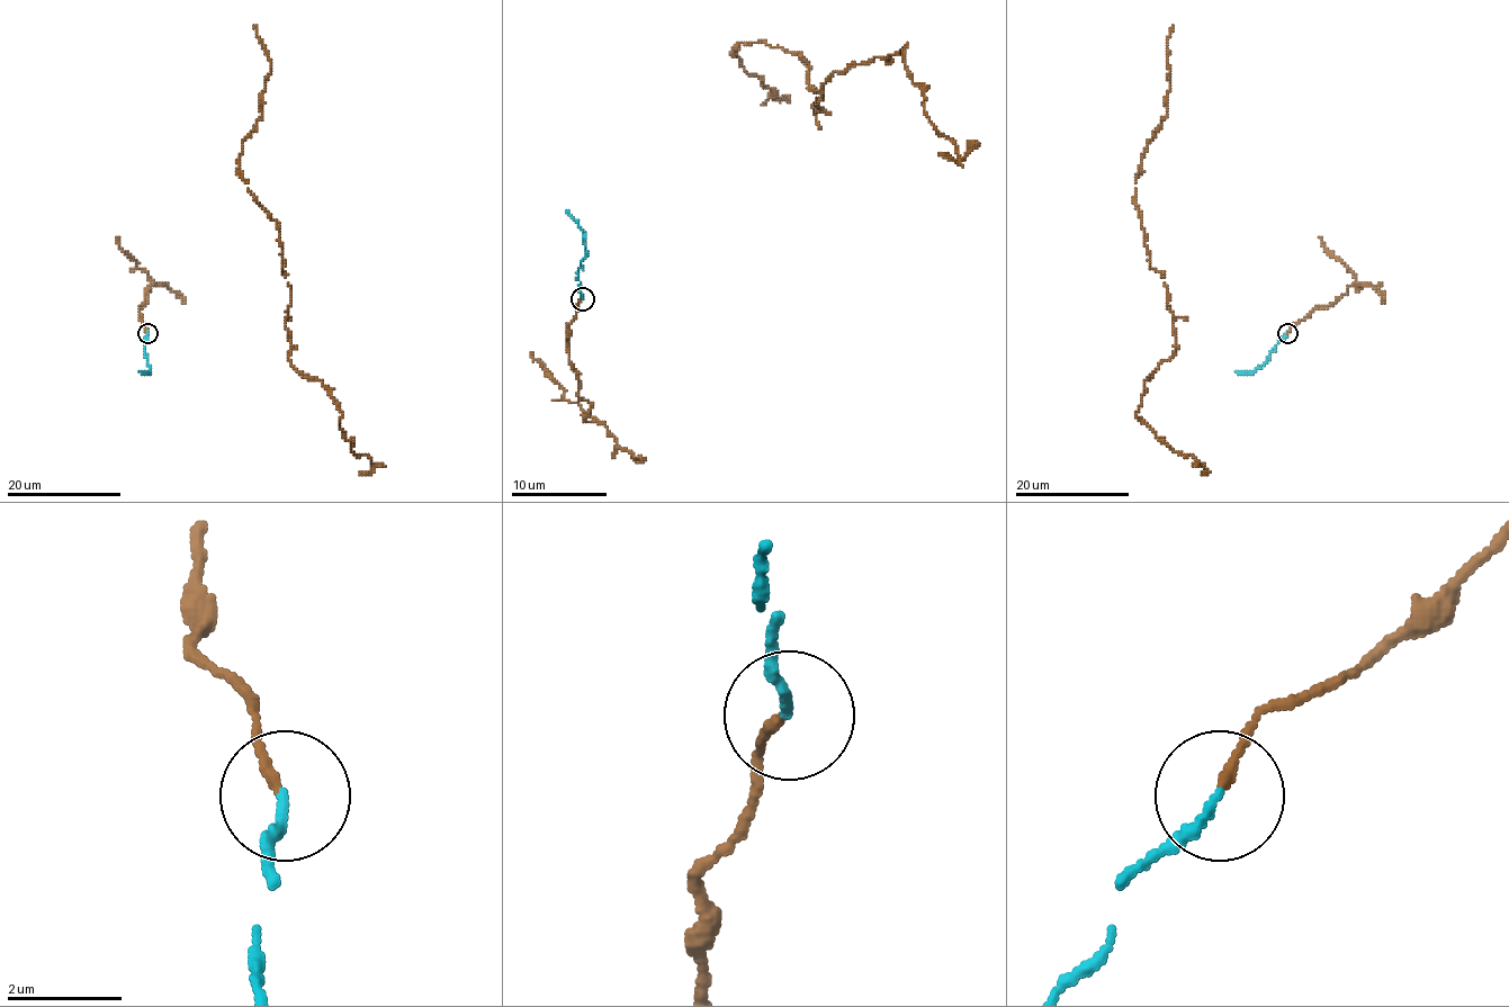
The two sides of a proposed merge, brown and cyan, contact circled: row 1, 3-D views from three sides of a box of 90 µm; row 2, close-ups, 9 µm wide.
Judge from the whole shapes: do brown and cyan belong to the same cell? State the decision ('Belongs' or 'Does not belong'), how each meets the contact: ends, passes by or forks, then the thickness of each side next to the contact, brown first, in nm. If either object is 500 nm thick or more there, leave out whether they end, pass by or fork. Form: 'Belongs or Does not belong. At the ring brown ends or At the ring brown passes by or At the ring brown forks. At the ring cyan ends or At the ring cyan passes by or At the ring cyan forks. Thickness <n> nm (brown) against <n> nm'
Belongs. At the ring brown ends. At the ring cyan ends. Thickness 160 nm (brown) against 160 nm

